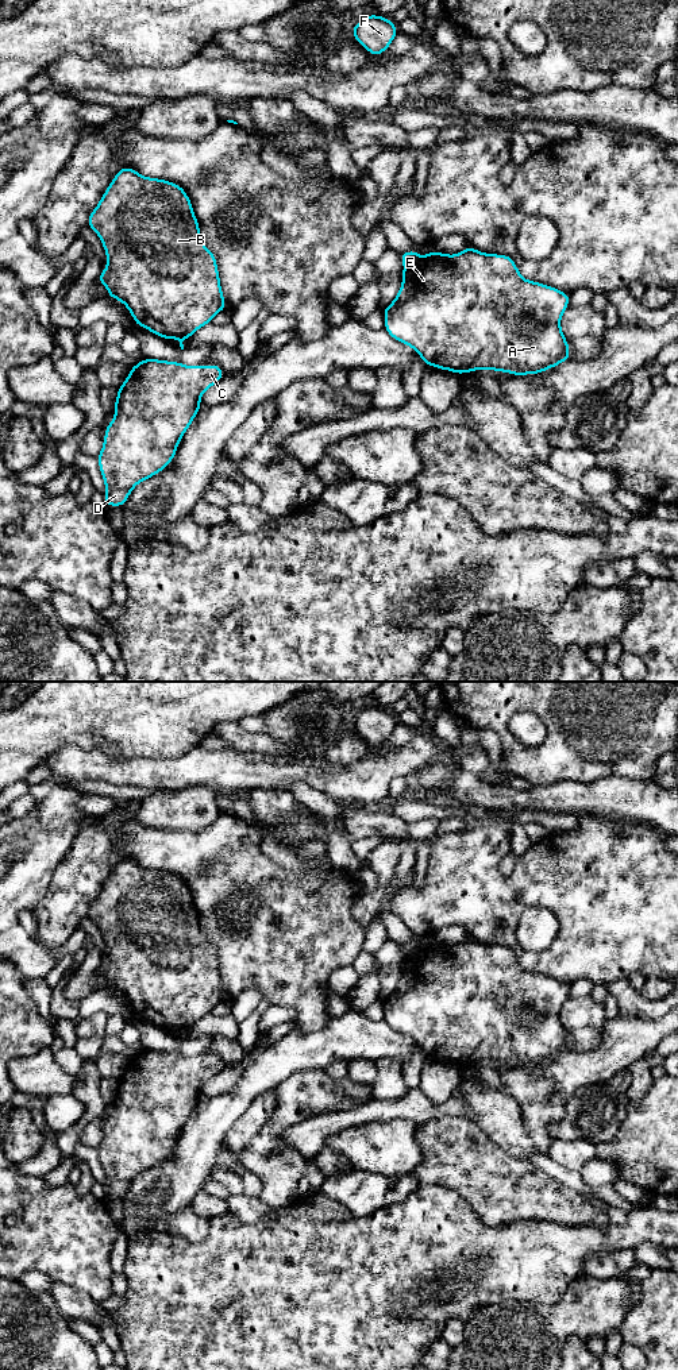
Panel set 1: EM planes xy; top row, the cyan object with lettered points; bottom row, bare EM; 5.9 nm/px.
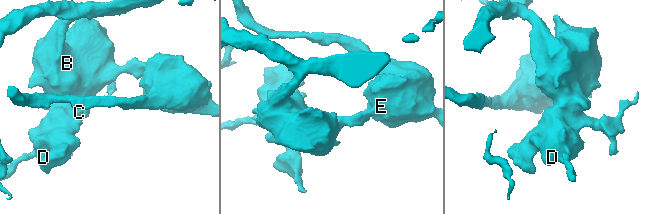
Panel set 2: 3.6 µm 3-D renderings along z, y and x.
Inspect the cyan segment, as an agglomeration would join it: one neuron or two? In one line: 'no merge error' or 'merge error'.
merge error

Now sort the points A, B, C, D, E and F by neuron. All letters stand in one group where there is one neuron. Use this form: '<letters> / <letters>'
A E / B C D F

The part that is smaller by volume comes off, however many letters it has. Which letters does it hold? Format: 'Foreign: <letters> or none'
Foreign: A, E

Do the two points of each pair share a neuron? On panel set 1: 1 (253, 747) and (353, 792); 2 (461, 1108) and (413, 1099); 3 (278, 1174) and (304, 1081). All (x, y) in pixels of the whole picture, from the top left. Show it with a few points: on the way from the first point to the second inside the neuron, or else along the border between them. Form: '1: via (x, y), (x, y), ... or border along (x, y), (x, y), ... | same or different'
1: border along (230, 747), (241, 752), (255, 752), (258, 755) | different
2: via (449, 1108), (426, 1108) | same
3: via (284, 1152), (274, 1139), (274, 1127), (295, 1104) | same

